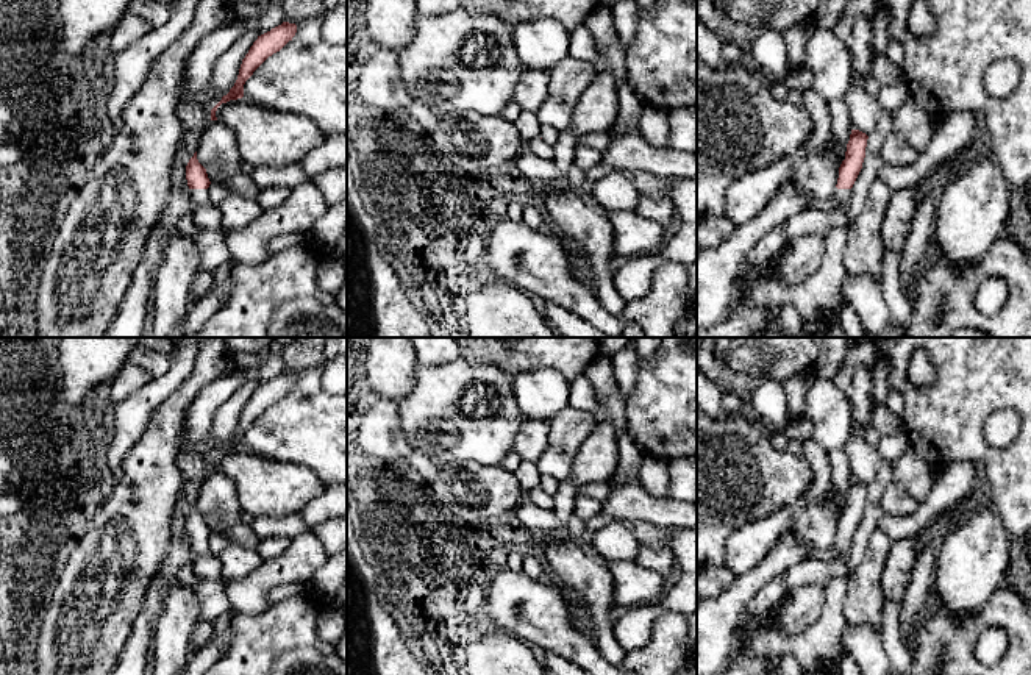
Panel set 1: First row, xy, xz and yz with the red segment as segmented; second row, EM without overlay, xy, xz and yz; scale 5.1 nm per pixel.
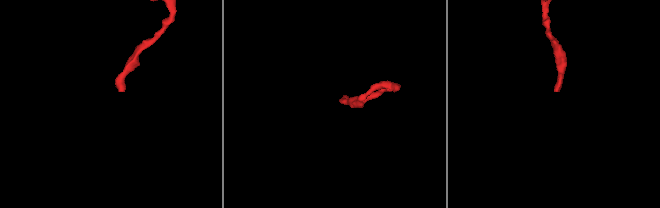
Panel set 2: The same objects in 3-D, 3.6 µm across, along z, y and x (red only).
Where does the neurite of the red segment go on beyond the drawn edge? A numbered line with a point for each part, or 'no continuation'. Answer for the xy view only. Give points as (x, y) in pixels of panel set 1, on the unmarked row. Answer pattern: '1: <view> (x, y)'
1: xy (200, 547)

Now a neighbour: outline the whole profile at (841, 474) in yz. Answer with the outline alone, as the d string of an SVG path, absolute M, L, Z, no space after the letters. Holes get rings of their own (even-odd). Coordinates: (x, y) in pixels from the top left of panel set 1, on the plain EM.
M844 450L828 452L828 461L831 464L829 489L834 492L839 502L847 502L847 494L853 480L850 461Z

